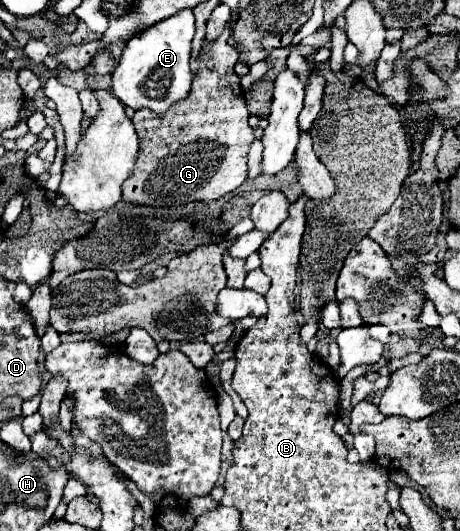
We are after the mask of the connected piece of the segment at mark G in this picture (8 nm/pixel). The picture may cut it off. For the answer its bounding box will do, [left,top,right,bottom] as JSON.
[122,24,256,206]

